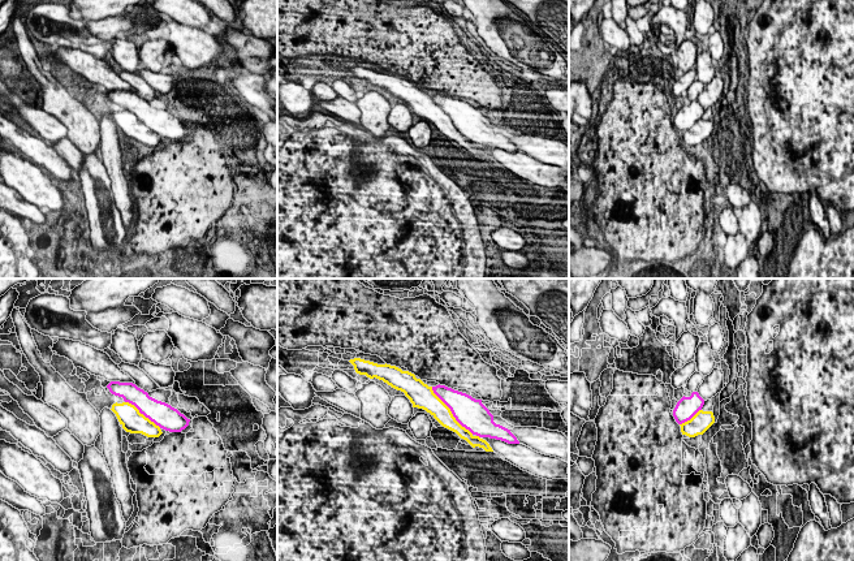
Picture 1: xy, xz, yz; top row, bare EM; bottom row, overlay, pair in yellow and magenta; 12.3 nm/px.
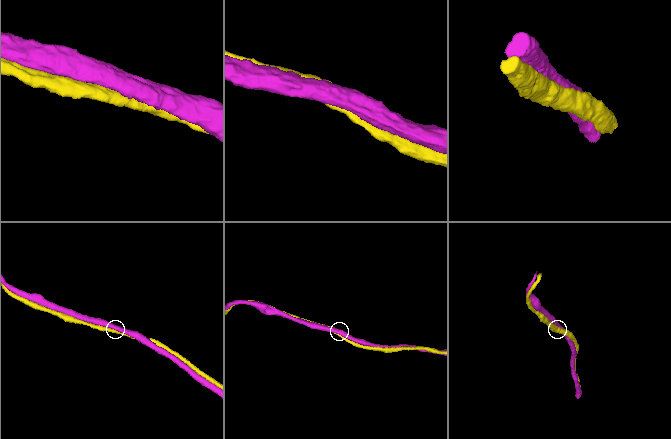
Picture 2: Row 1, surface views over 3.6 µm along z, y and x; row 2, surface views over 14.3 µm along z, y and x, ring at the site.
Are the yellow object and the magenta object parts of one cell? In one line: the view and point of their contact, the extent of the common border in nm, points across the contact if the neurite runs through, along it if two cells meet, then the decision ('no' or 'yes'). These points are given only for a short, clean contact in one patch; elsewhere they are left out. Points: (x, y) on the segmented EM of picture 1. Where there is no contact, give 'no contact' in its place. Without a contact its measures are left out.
xz (451, 411) | 800 nm | yes

